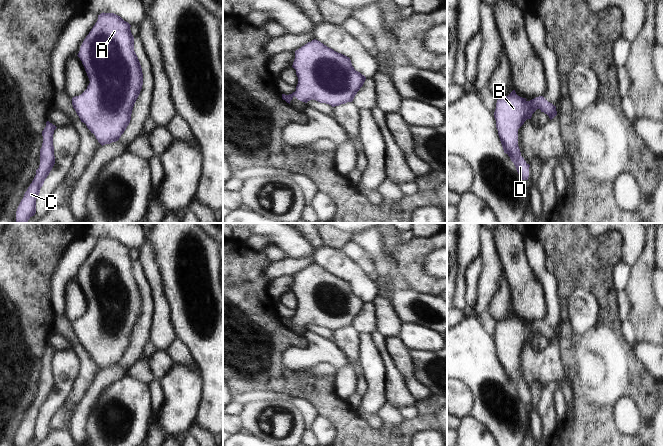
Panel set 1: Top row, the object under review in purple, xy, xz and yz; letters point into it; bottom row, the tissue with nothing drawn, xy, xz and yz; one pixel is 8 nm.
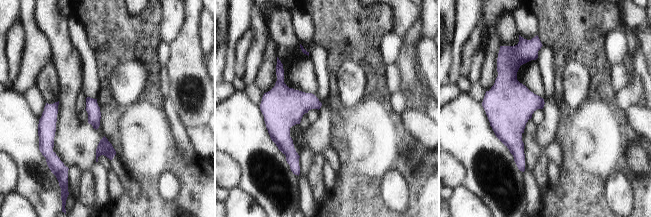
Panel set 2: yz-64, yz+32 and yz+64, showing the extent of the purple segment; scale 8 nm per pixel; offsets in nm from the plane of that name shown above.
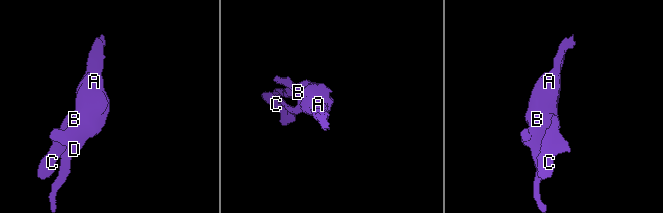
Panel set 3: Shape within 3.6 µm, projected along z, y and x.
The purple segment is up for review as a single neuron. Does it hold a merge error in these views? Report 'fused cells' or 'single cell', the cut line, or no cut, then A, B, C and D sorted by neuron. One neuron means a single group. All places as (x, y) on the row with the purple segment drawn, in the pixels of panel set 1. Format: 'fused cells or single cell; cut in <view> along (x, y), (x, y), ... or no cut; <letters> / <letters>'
single cell; no cut; A B C D

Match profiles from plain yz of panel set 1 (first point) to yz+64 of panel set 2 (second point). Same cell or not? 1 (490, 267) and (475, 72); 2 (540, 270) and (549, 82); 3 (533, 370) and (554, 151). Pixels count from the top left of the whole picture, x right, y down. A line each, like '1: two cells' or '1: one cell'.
1: one cell
2: one cell
3: two cells

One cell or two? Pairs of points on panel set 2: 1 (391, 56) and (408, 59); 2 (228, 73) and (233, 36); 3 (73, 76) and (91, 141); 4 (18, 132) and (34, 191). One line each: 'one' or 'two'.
1: two
2: one
3: one
4: one

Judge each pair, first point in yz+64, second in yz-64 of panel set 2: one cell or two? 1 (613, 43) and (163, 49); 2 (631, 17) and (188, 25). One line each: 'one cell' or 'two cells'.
1: one cell
2: two cells

